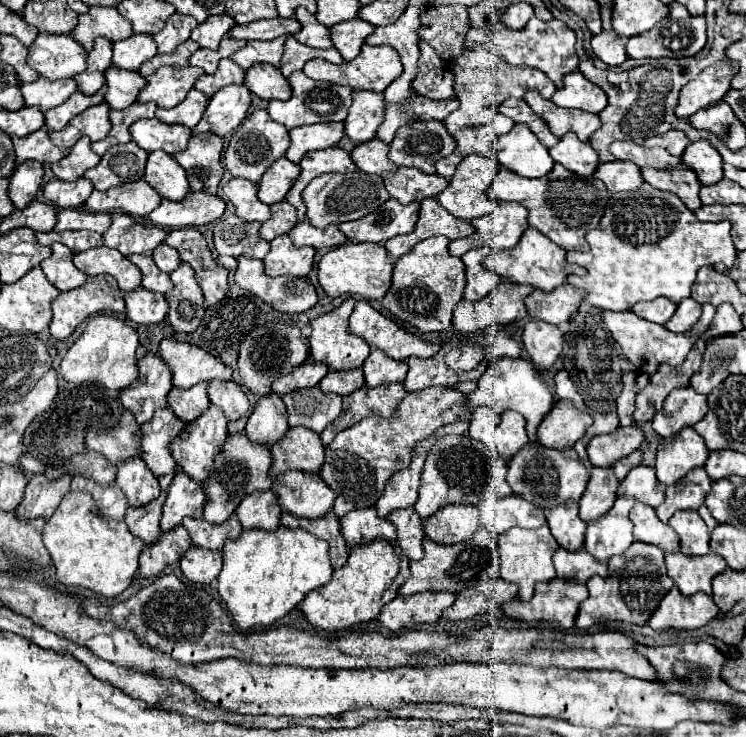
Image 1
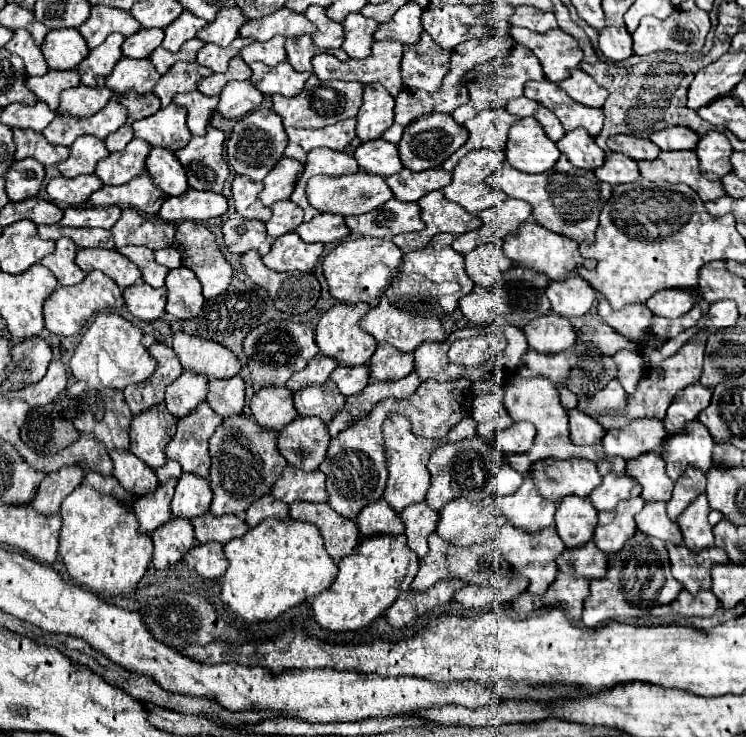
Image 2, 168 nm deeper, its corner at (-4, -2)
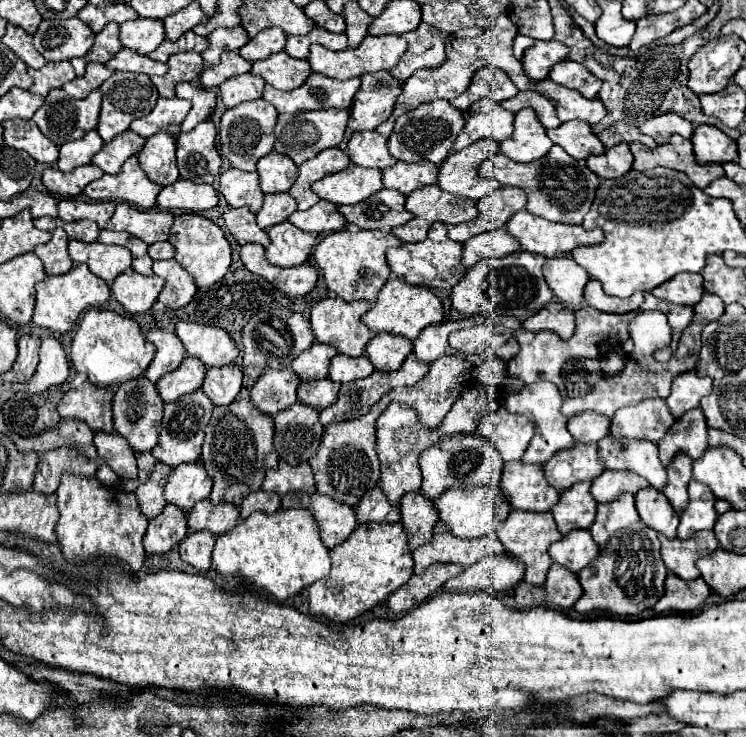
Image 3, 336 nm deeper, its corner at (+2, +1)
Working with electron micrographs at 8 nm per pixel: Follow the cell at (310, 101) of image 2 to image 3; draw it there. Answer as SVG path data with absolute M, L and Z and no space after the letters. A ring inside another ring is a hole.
M312 73L294 91L278 91L272 85L266 85L262 97L268 103L272 103L278 113L296 115L300 111L350 109L358 87L360 87L360 77L336 81L320 73Z

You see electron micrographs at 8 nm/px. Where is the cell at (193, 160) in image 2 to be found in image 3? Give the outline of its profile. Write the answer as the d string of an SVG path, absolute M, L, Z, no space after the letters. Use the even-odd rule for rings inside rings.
M212 121L200 123L190 133L182 133L176 139L178 171L182 179L192 183L214 183L220 171L220 155L216 151L216 129Z

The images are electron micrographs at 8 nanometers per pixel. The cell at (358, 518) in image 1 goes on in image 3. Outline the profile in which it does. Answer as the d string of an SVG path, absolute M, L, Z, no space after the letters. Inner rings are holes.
M380 487L370 489L360 503L356 505L356 521L358 525L370 523L370 521L380 521L380 523L398 523L400 521L400 509L392 507L382 493Z

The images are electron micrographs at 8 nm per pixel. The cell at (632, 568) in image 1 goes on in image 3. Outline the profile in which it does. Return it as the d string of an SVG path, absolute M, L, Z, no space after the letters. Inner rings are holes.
M642 521L630 525L628 529L618 531L602 549L600 555L578 573L578 579L584 587L584 595L576 601L574 611L588 615L602 611L610 617L630 617L646 609L652 609L654 603L664 595L666 567L660 557L658 533L646 527Z

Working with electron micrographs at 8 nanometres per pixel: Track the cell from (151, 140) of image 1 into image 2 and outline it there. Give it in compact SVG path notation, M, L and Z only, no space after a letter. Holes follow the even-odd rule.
M174 102L148 118L136 120L132 126L136 138L146 140L150 146L166 146L170 150L180 150L192 138L186 126L186 108Z

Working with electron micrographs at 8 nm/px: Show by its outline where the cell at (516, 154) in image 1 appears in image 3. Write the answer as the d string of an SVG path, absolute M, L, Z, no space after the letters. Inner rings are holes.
M522 109L516 113L514 133L500 143L500 151L518 163L532 163L544 157L550 147L552 141L532 109Z

